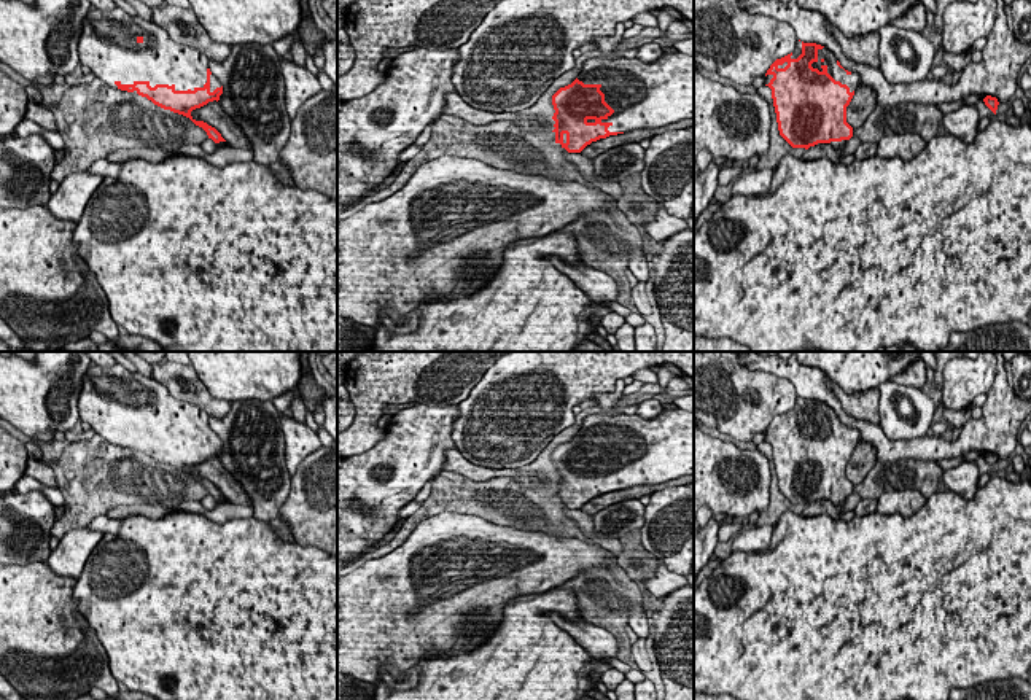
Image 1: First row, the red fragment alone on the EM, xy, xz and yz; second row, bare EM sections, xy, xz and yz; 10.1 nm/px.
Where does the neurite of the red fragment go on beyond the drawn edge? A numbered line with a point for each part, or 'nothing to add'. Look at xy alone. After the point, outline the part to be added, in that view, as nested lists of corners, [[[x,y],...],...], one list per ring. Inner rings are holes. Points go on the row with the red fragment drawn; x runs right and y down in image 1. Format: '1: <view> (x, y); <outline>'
1: xy (107, 45); [[[91,8],[83,19],[78,41],[80,64],[116,88],[148,81],[194,91],[207,83],[207,56],[191,46],[175,43],[170,35],[123,8],[100,11]]]

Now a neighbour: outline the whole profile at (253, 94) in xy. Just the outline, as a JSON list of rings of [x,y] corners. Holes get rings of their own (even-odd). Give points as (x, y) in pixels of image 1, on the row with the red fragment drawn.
[[[232,45],[231,54],[223,62],[208,60],[208,68],[223,86],[218,103],[248,138],[253,161],[266,167],[280,162],[291,119],[282,60],[274,46]]]

